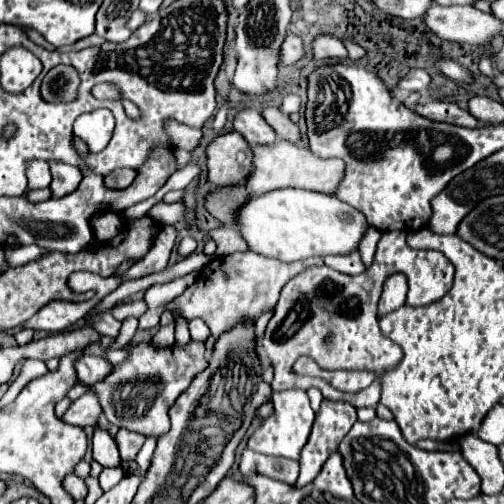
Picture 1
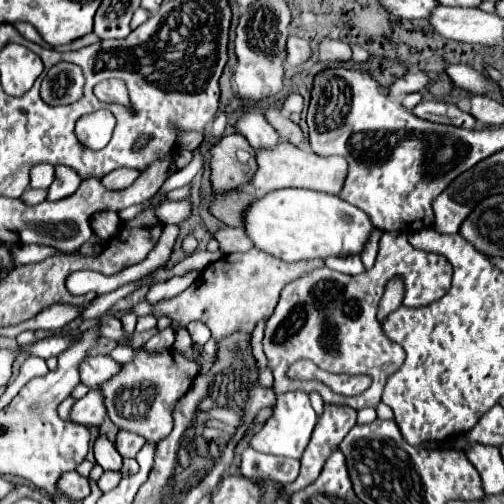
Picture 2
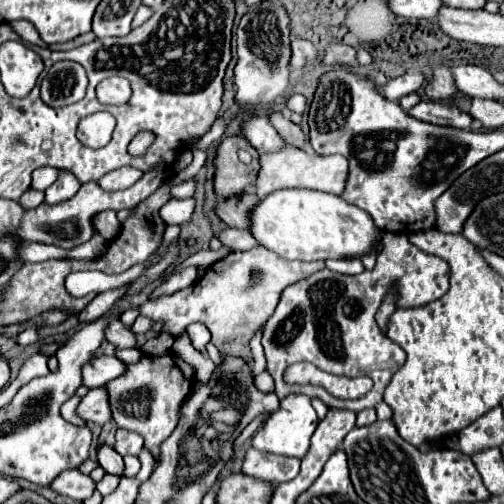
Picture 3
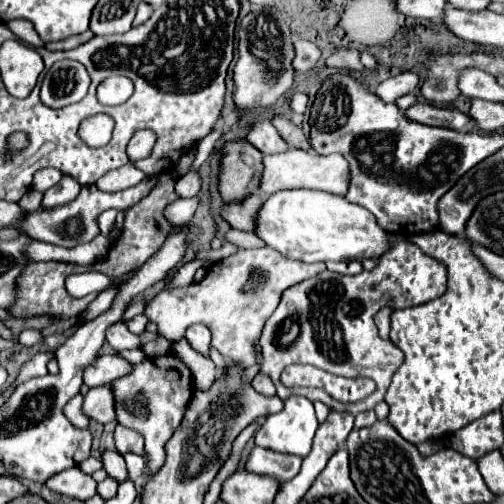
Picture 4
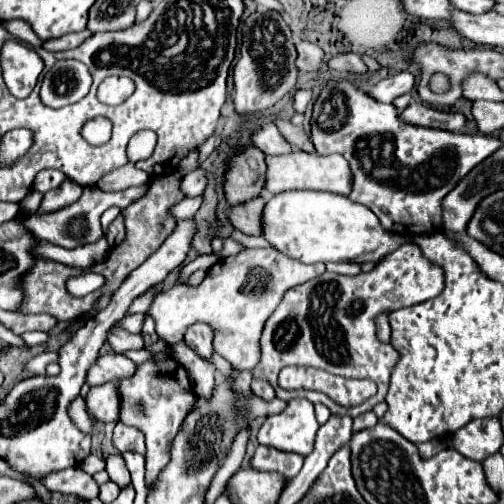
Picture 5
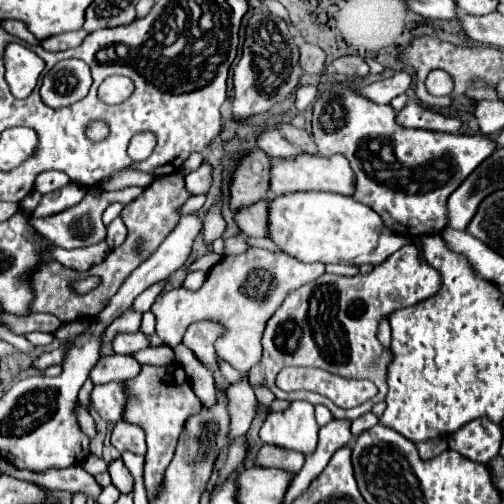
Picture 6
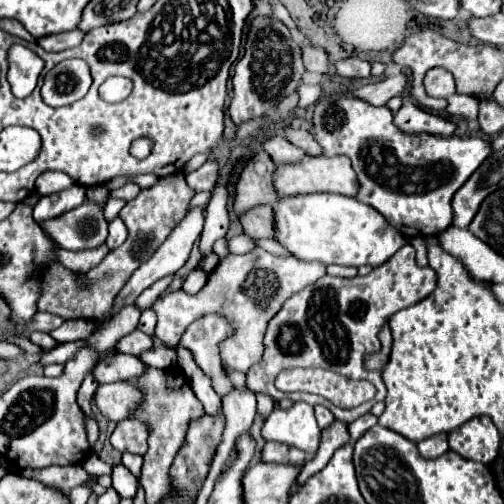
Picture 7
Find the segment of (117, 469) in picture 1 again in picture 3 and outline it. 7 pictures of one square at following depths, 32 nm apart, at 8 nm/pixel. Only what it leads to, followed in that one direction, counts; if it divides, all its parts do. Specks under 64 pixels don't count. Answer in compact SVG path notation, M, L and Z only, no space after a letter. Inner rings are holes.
M106 474L98 484L96 484L96 488L102 492L102 496L106 496L106 494L110 494L116 486L118 486L118 482L120 482L120 476L114 476L114 474Z

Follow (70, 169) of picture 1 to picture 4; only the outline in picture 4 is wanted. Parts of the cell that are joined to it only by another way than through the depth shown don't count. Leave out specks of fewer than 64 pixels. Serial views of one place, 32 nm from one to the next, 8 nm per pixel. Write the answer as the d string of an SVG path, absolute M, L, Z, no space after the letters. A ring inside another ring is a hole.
M64 174L64 176L62 176L62 180L60 180L56 186L52 186L50 190L46 190L46 192L44 192L42 206L46 206L46 208L54 208L54 206L66 204L66 202L70 202L72 198L76 198L76 196L78 196L80 188L82 188L82 186L78 184L78 180L76 180L76 178L72 178L72 176L68 176L68 174Z

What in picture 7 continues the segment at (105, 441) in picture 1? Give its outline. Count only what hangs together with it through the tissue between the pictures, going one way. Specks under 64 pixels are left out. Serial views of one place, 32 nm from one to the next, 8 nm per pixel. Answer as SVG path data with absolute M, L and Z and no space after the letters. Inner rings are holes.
M124 464L112 466L112 486L120 494L120 498L134 498L136 494L136 478Z

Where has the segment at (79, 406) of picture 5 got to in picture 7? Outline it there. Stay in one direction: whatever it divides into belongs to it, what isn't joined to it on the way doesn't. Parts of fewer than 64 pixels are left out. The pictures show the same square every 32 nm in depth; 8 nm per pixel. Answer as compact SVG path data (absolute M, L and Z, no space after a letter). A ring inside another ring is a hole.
M87 415L84 416L84 422L88 435L88 441L90 442L90 447L92 447L100 435L100 430L96 421L91 419Z

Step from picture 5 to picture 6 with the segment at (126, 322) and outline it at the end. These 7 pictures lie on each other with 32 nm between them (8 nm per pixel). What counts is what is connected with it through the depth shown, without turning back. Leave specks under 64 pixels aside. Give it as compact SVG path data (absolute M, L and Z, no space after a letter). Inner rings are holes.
M132 308L128 312L124 312L124 316L116 318L112 326L108 326L104 338L102 338L102 346L104 344L110 344L110 340L118 334L118 332L138 332L140 330L140 322L142 322L142 316L140 312L134 312Z

